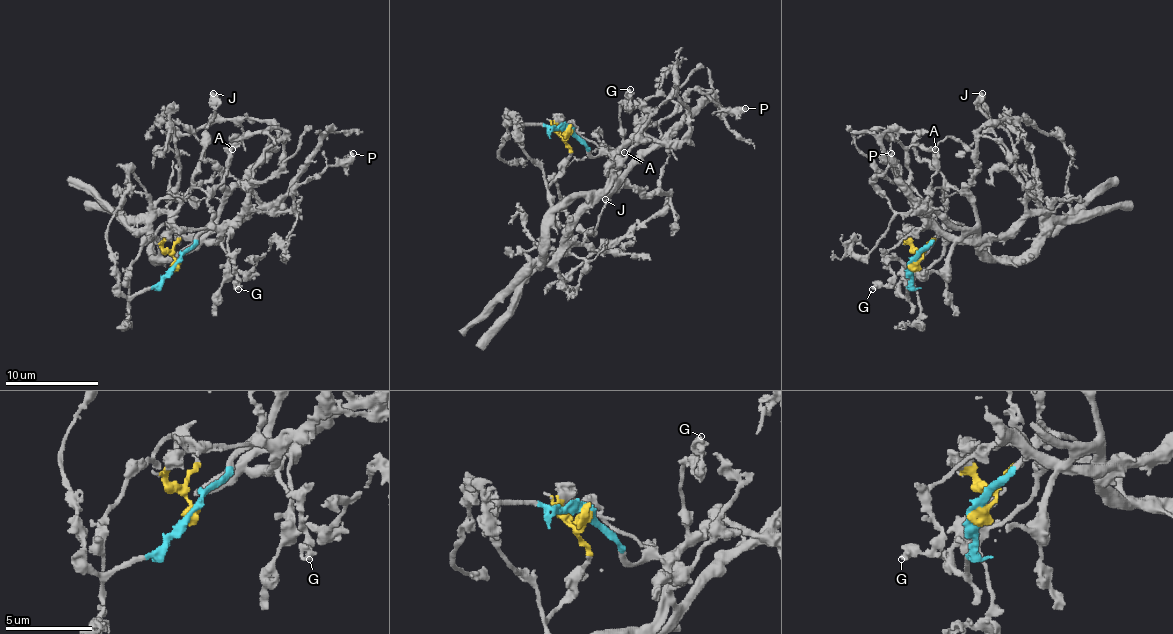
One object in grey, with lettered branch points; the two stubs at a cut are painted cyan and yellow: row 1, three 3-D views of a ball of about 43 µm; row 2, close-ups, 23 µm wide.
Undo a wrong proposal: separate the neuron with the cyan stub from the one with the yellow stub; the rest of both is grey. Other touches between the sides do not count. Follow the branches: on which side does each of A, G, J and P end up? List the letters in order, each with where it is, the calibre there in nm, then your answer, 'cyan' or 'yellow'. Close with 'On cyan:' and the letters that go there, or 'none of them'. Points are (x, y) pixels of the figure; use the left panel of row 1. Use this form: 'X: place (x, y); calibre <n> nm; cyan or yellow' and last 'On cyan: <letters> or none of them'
A: place (232, 149); calibre 400 nm; cyan
G: place (238, 289); calibre 300 nm; cyan
J: place (213, 93); calibre 550 nm; cyan
P: place (353, 153); calibre 360 nm; cyan
On cyan: A, G, J, P

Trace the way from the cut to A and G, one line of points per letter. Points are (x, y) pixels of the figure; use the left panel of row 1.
A: (177, 264), (212, 215), (207, 194), (228, 169), (228, 153), (233, 148)
G: (177, 264), (177, 259), (201, 234), (226, 227), (231, 229), (226, 248), (231, 252), (238, 289)

